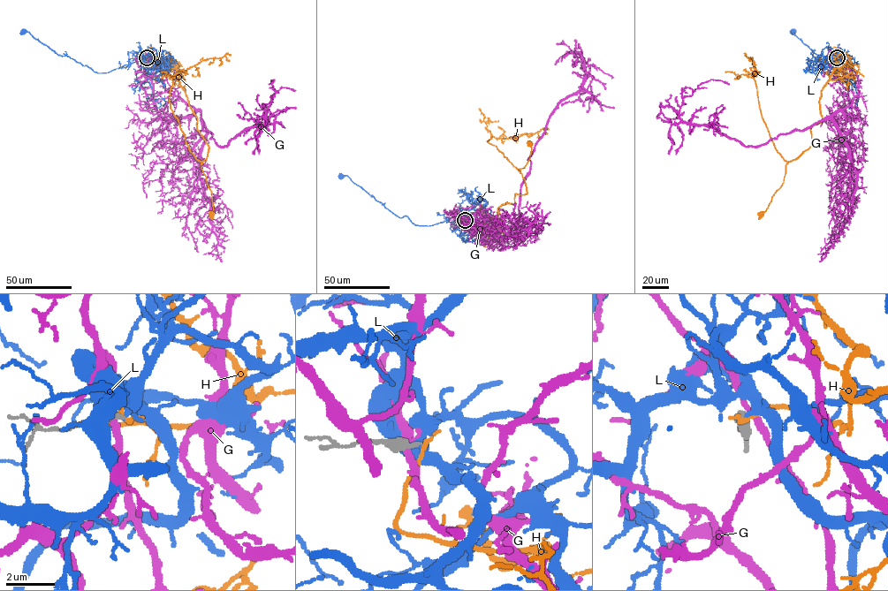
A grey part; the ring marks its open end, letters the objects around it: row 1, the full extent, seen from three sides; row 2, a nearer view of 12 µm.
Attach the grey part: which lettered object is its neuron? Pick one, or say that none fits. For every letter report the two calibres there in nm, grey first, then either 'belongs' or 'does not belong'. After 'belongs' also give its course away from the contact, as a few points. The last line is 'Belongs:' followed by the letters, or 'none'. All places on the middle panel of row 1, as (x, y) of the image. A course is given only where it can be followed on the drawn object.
G: 500 nm thick on the grey side, 200 nm on the other; does not belong
H: 320 nm thick on the grey side, 180 nm on the other; does not belong
L: 320 nm thick on the grey side, 280 nm on the other; belongs; it runs (465, 220), (465, 214), (459, 214), (431, 225), (415, 224), (346, 176), (340, 177)
Belongs: L

